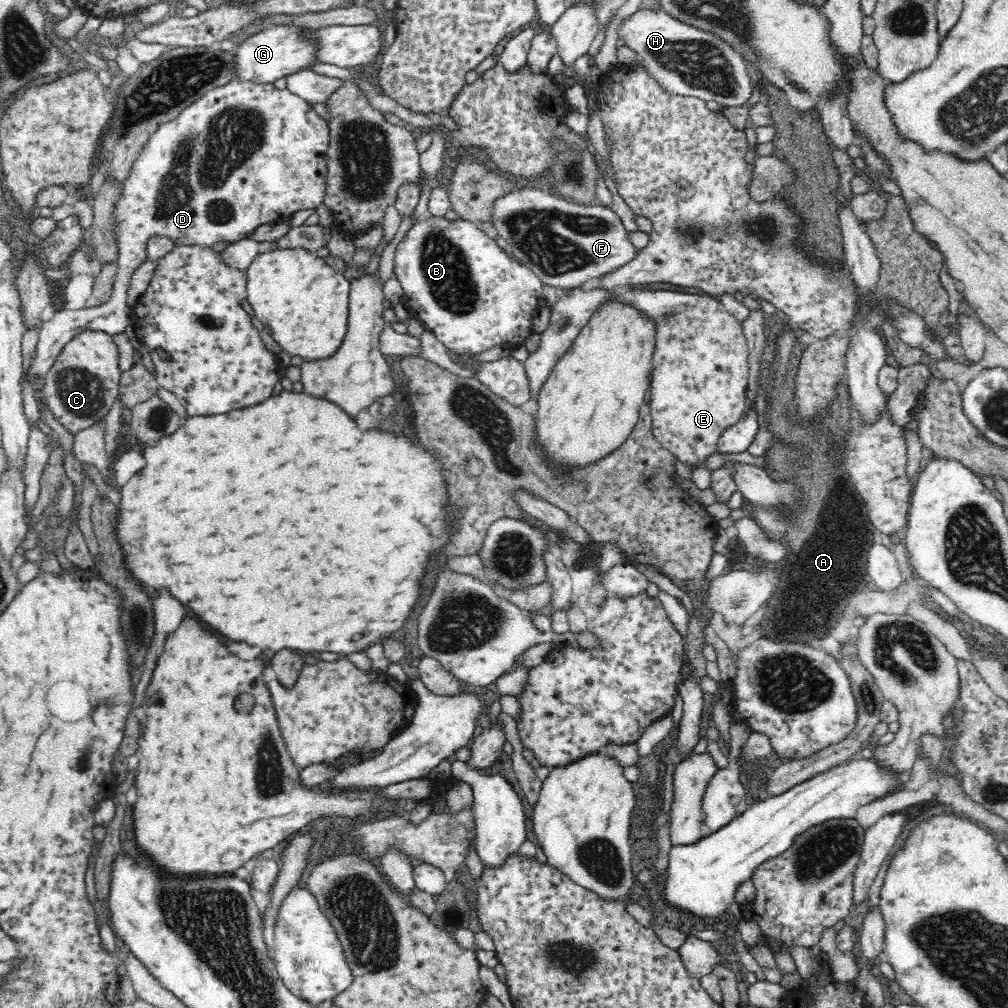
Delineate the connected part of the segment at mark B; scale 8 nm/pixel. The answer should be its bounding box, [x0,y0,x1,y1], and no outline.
[394,215,543,354]

